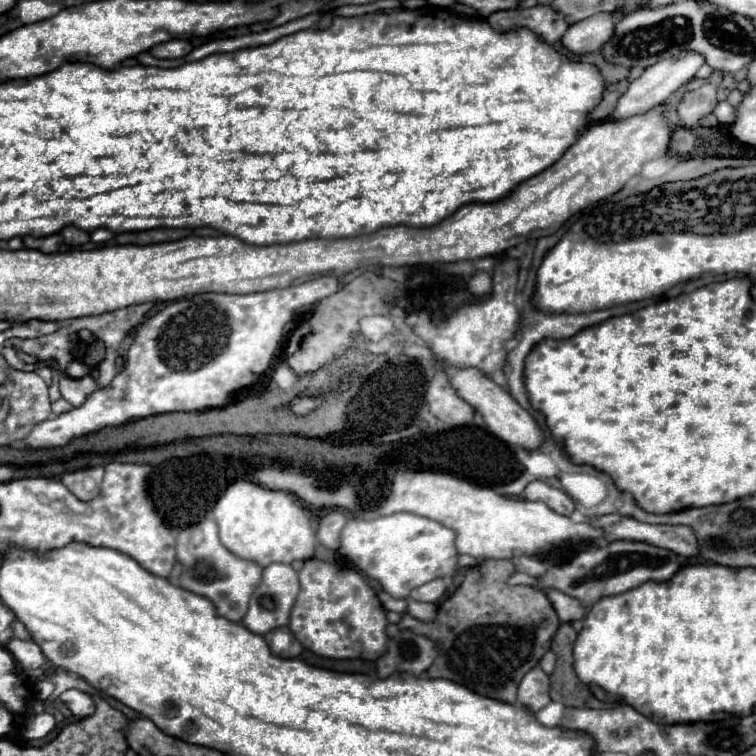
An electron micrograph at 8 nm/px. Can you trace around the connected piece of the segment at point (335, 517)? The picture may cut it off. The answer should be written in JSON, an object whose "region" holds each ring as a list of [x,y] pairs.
{"region":[[[326,511],[318,519],[318,541],[328,549],[338,549],[338,535],[342,533],[342,527],[346,525],[346,513],[344,511]]]}

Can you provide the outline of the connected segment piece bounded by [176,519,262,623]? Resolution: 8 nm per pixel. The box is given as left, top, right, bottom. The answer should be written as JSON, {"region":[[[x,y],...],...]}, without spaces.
{"region":[[[202,519],[198,525],[186,527],[176,541],[176,557],[182,563],[182,577],[180,577],[180,587],[208,597],[214,605],[218,615],[240,623],[248,611],[248,601],[252,591],[258,587],[260,577],[262,577],[262,567],[236,557],[230,553],[218,537],[218,527],[210,519]]]}

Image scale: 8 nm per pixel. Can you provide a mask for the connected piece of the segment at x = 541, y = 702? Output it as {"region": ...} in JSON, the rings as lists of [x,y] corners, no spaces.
{"region":[[[534,667],[524,675],[522,683],[518,685],[518,703],[536,713],[550,701],[550,679],[540,667]]]}

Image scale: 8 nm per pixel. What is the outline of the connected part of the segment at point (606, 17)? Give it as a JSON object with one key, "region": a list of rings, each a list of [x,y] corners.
{"region":[[[600,13],[570,25],[560,43],[574,55],[586,55],[598,51],[612,37],[612,33],[614,33],[614,21],[610,13]]]}

